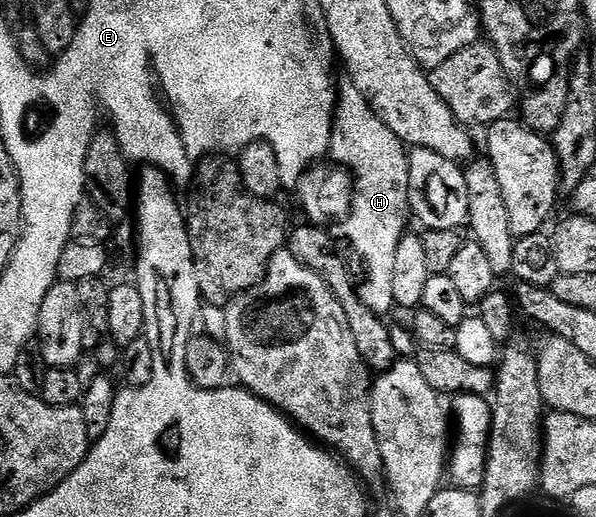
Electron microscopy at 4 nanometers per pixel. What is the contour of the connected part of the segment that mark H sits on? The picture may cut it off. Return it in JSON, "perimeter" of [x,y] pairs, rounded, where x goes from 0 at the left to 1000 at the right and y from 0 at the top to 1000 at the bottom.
{"perimeter":[[[574,159],[576,164],[562,184],[559,209],[559,263],[552,275],[552,300],[564,321],[577,327],[592,350],[592,387],[589,404],[570,433],[572,447],[579,453],[579,470],[586,485],[599,503],[591,503],[589,516],[596,526],[602,582],[616,590],[633,609],[651,611],[653,600],[661,600],[659,569],[656,557],[663,551],[663,487],[669,482],[669,466],[683,451],[680,439],[690,431],[686,404],[686,292],[683,279],[622,211],[616,188],[602,180],[602,172],[592,161]]]}

